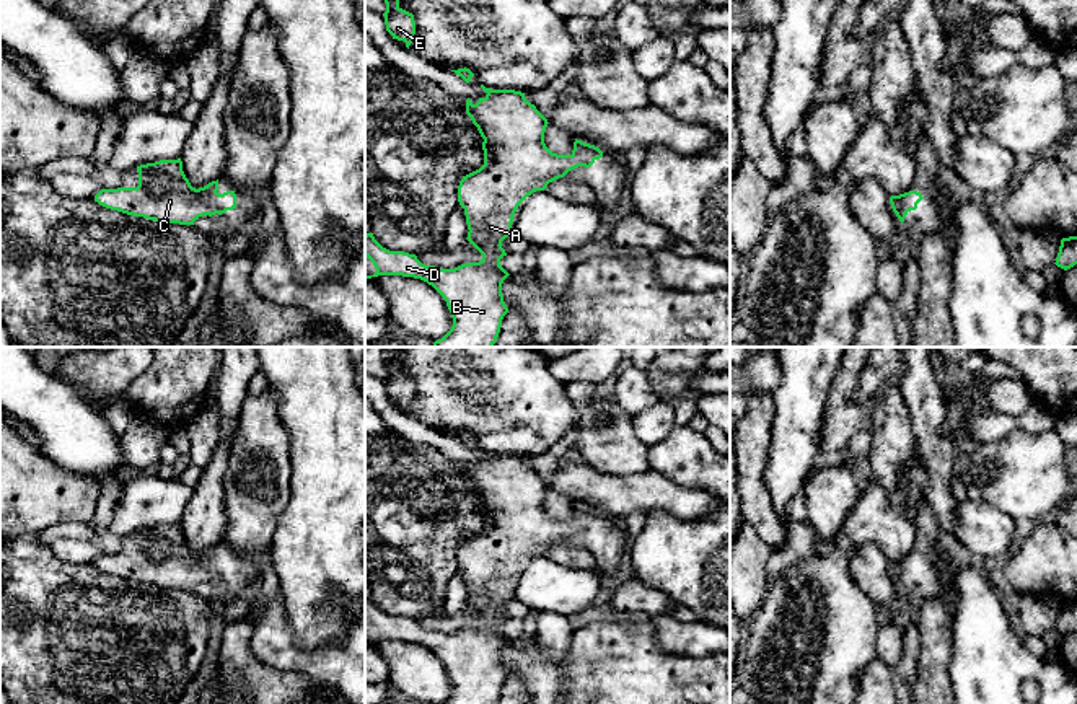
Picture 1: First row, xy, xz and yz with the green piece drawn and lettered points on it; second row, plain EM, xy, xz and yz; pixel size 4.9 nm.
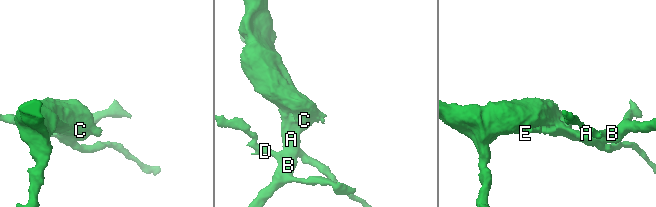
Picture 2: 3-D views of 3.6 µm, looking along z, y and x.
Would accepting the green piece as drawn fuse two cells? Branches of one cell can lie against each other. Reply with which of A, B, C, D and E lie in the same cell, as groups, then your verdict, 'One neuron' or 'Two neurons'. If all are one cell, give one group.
Groups: A B C D E. One neuron

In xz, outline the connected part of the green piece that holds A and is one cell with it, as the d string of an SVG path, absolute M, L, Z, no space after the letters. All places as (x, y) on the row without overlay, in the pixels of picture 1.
M481 450L487 458L484 463L479 463L476 469L471 464L466 464L466 479L471 482L473 489L477 492L484 515L484 530L463 541L458 551L458 567L464 574L466 588L468 588L468 606L482 619L479 627L461 629L455 634L440 634L435 631L422 629L415 619L404 616L389 616L383 613L373 601L373 598L365 600L365 621L373 627L376 637L373 640L365 640L365 644L378 640L402 640L414 642L432 650L446 667L446 671L453 683L451 694L442 704L497 704L502 684L508 678L508 673L503 667L502 649L510 640L502 631L500 624L507 621L502 613L502 606L513 600L513 580L518 570L533 557L544 556L549 548L564 543L569 536L585 531L590 533L596 525L603 521L603 517L590 508L582 505L574 507L574 515L570 520L552 518L544 508L544 497L547 492L547 484L531 469L525 458L515 455L490 455Z

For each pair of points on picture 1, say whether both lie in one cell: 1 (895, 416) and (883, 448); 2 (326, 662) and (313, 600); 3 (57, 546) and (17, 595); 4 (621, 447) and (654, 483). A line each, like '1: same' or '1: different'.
1: same
2: different
3: different
4: different

